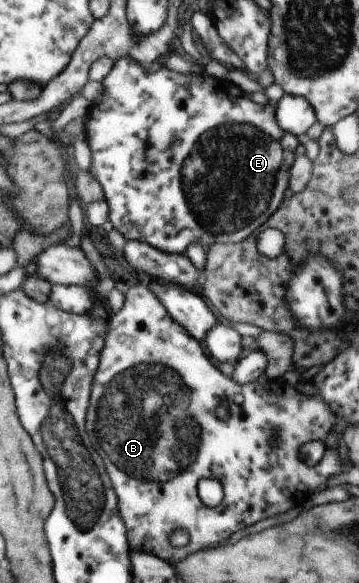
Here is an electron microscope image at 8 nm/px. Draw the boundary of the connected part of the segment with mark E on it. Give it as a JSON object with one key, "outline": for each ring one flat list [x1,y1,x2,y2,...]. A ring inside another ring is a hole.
{"outline":[[130,57,114,60,111,70,101,80,102,95,100,101,88,108,85,118,85,134,91,154,89,174,101,185,104,201,108,206,108,221,125,240,141,241,157,250,184,254,193,244,202,244,205,248,216,243,238,243,258,232,265,221,276,212,283,192,287,188,287,170,290,169,295,156,298,140,281,130,276,121,276,103,257,104,236,84,227,79,218,79,205,73,179,74,160,67,148,74,145,66,136,63]]}

